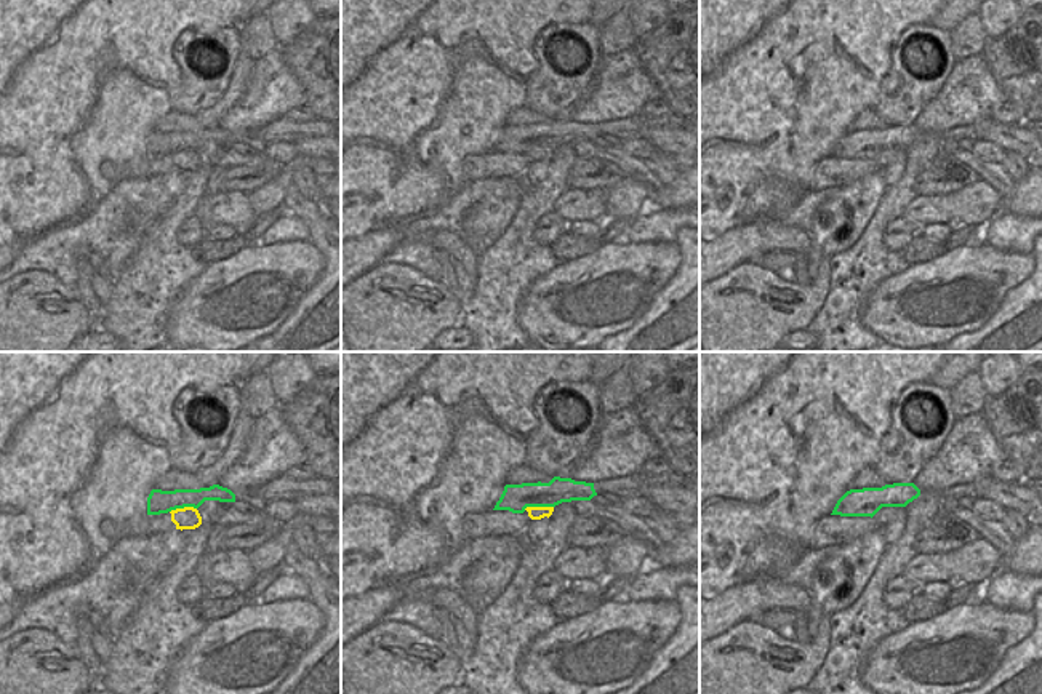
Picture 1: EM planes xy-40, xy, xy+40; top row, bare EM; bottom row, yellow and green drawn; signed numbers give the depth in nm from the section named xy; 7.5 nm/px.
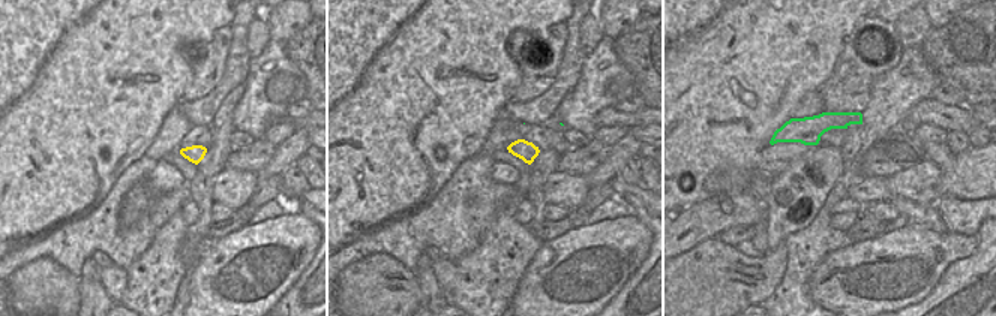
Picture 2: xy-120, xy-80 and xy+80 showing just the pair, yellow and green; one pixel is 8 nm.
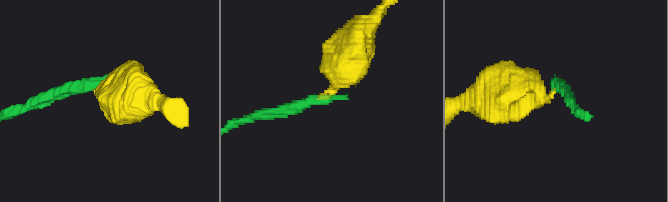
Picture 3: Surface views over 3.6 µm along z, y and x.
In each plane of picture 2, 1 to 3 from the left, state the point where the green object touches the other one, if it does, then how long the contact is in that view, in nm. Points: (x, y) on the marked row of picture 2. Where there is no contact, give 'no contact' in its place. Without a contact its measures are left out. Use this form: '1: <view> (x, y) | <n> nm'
1: no contact
2: no contact
3: no contact

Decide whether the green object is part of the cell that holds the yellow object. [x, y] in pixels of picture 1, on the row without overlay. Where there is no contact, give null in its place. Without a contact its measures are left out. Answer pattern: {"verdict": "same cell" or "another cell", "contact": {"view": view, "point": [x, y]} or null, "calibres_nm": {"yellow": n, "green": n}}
{"verdict": "another cell", "contact": {"view": "xy", "point": [538, 149]}, "calibres_nm": {"yellow": 100, "green": 220}}

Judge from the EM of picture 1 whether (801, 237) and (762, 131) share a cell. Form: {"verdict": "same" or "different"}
{"verdict": "different"}

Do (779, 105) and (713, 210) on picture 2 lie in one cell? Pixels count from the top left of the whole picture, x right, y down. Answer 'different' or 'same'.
different

